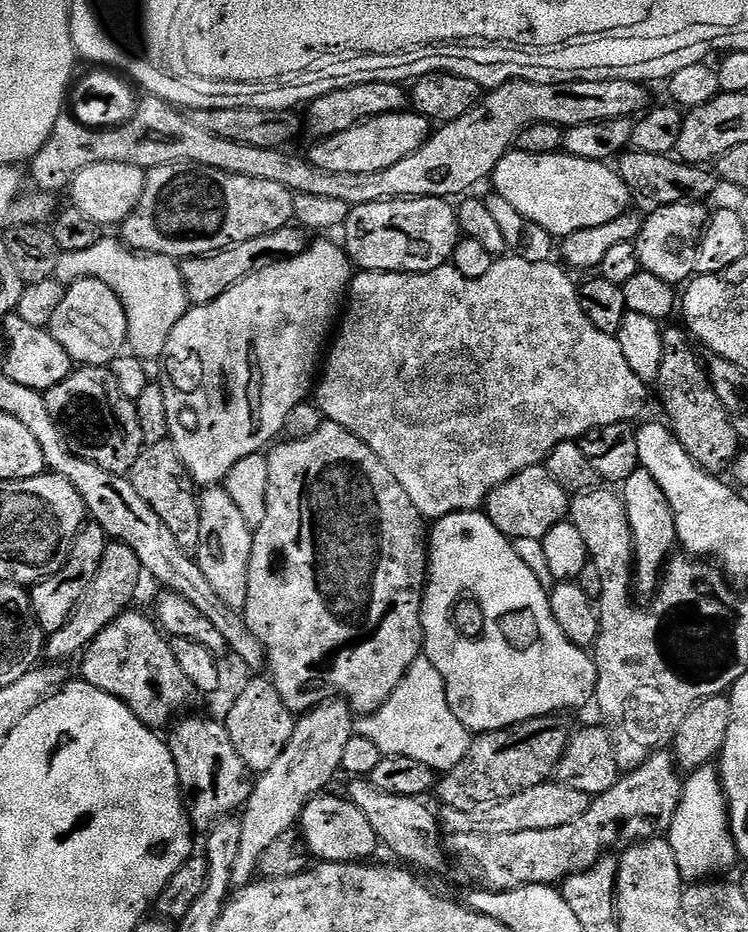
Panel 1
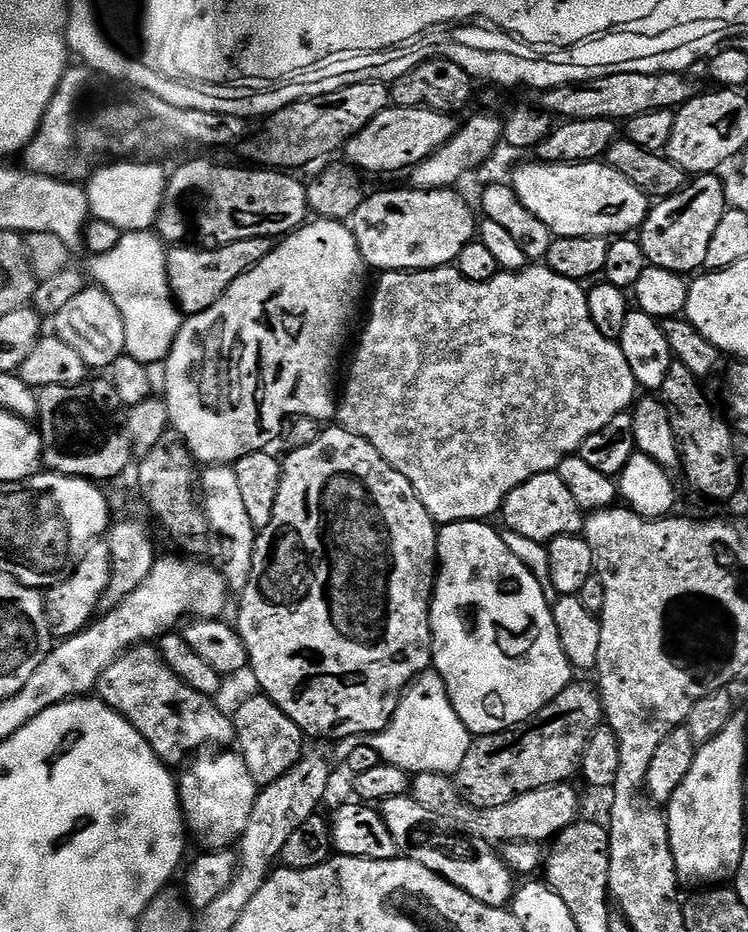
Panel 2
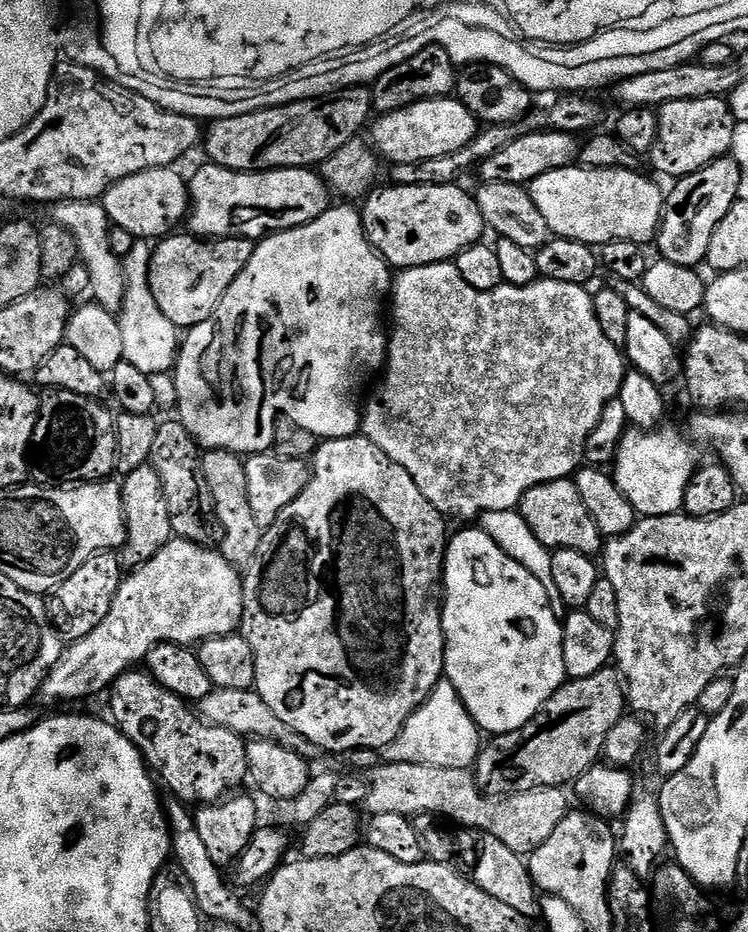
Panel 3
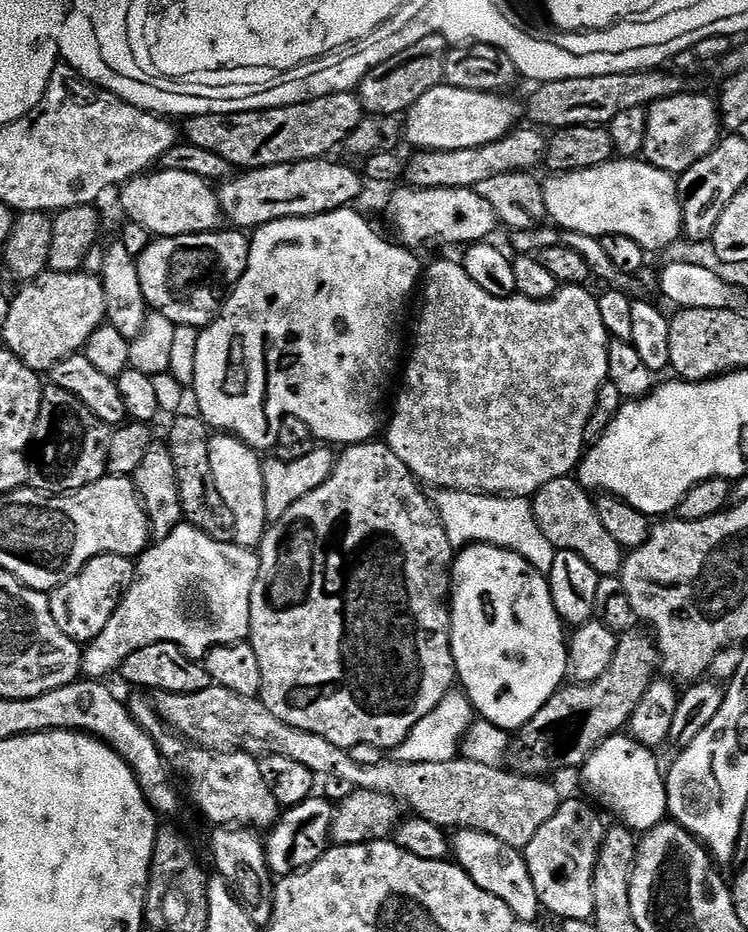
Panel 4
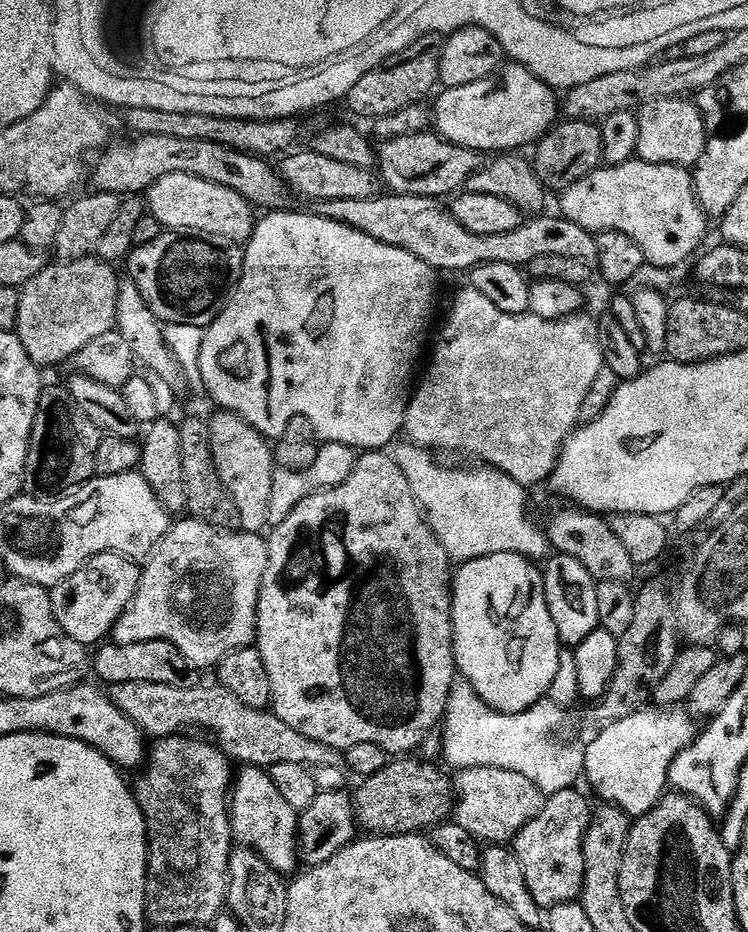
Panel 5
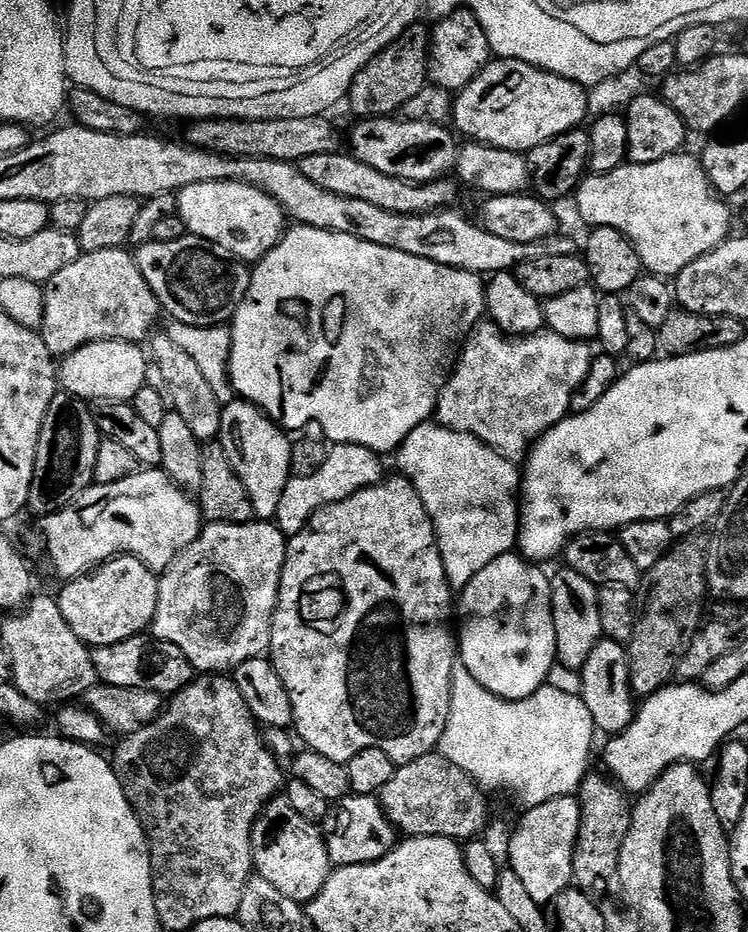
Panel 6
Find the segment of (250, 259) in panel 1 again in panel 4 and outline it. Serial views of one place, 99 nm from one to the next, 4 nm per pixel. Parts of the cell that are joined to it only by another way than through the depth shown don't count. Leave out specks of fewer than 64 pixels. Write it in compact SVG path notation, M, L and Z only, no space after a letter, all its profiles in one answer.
M217 230L214 232L199 232L198 234L186 234L185 236L161 236L153 239L152 243L146 246L146 250L142 250L140 256L135 257L136 266L138 272L138 280L141 283L142 294L144 295L144 303L153 312L157 312L164 318L168 319L170 323L175 326L190 326L197 330L203 330L220 315L220 309L222 302L227 300L228 293L235 288L236 283L242 278L242 274L246 270L248 265L248 259L250 258L250 240L243 231L240 230Z

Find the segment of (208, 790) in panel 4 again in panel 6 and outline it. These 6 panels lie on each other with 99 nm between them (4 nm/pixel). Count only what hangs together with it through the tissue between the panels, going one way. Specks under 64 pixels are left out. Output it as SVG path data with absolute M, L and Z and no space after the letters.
M284 798L271 800L252 828L252 863L255 875L301 906L320 893L334 871L323 831L313 821L302 818Z

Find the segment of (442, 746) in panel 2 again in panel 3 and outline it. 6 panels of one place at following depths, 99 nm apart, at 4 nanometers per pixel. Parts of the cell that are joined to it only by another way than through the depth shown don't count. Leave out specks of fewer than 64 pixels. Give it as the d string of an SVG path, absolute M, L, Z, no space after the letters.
M445 678L434 686L426 702L408 719L398 738L383 749L382 756L389 764L414 762L426 766L471 769L480 756L481 747L480 727L466 710L458 690L454 690L452 683Z

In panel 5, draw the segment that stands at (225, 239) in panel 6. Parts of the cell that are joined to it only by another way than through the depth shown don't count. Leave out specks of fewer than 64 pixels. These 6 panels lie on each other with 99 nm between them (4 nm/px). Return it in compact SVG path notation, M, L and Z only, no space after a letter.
M170 174L154 182L154 186L146 193L146 203L147 211L154 218L158 218L158 222L162 222L165 230L211 238L228 246L247 245L258 223L253 205L246 198L242 198L242 194L214 182L194 178L190 174Z

